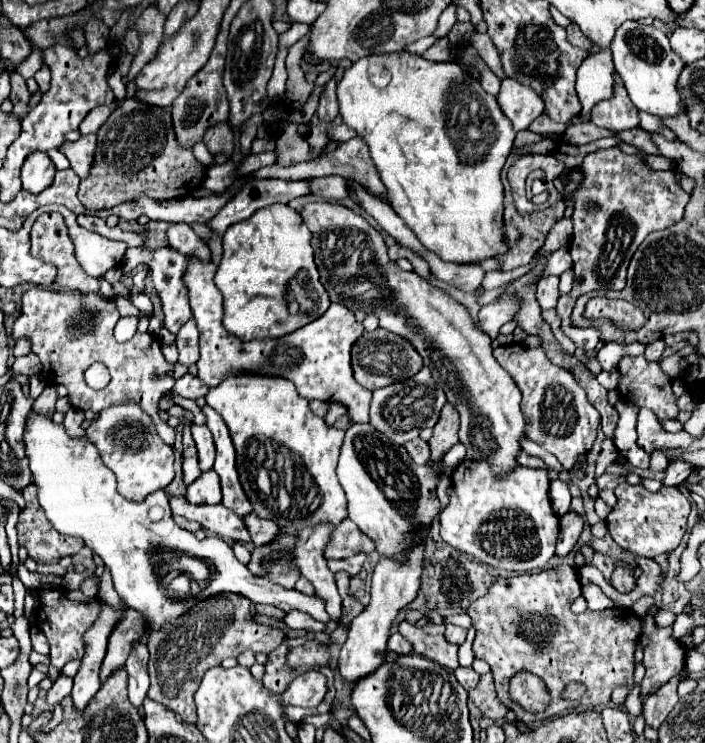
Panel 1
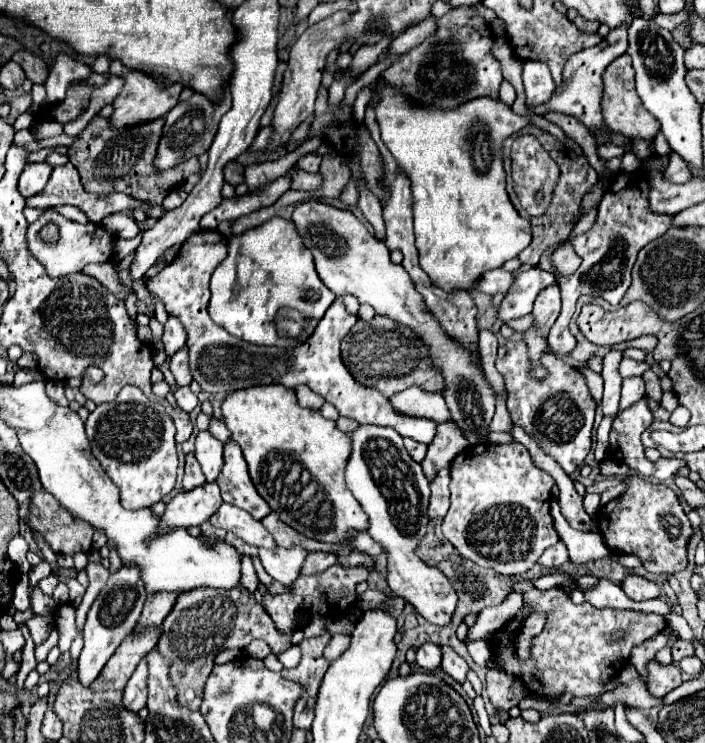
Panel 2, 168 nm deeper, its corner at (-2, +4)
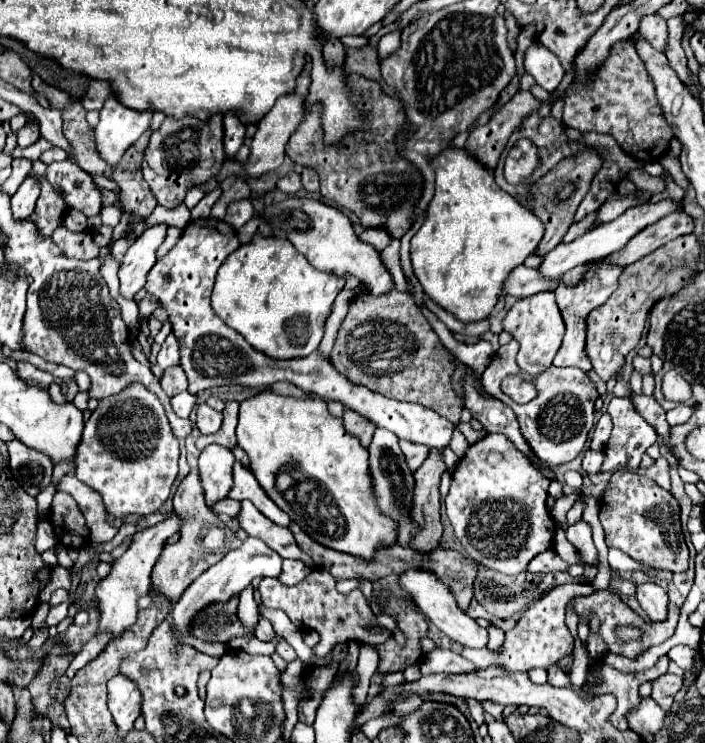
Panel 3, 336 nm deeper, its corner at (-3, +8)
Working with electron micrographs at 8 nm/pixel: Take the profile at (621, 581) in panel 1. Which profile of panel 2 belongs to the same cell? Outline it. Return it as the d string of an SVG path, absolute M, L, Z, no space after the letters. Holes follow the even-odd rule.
M626 576L626 580L622 582L622 590L636 602L644 602L644 600L652 600L660 596L660 588L658 584L642 578L642 576Z

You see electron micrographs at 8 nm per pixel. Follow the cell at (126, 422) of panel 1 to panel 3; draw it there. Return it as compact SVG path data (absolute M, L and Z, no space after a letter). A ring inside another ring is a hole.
M131 384L119 394L99 400L99 406L93 410L91 418L85 422L83 438L75 456L75 474L81 482L97 490L105 502L109 514L123 518L127 514L153 514L169 498L171 484L177 476L179 460L179 440L173 436L163 404L149 392L143 384Z

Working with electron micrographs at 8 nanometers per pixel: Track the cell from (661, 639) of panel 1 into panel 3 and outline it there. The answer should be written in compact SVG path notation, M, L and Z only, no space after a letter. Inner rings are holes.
M663 674L659 676L655 682L653 682L653 692L651 692L651 698L663 708L663 710L669 710L671 704L673 704L673 698L675 694L679 692L683 684L683 678L675 676L675 674Z

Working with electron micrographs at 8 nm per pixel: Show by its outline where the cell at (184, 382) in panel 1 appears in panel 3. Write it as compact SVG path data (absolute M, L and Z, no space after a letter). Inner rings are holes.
M189 392L177 394L177 396L171 398L171 406L173 406L173 410L175 410L177 416L187 418L195 410L195 406L197 406L197 396L189 394Z

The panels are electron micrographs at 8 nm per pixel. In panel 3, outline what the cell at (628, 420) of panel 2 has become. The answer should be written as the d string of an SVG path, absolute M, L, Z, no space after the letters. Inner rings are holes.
M613 398L607 412L611 412L613 418L613 432L603 450L605 462L601 472L617 468L637 470L643 454L657 440L655 430L637 412L637 408L633 408L629 398Z

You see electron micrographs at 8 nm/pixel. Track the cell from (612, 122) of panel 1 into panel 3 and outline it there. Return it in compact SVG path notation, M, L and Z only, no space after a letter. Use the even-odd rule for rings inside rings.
M633 40L617 42L609 58L597 68L589 86L573 86L565 98L563 124L581 132L601 132L617 140L617 144L639 162L657 162L669 150L673 132L655 98L655 88L643 68L643 60L635 52Z

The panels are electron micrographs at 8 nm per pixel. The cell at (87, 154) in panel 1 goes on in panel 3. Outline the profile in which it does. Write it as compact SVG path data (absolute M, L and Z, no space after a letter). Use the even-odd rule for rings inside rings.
M13 158L13 164L11 164L13 174L7 178L7 182L1 186L1 190L13 194L19 188L19 184L25 180L25 176L31 172L31 164L33 162L29 162L27 158Z

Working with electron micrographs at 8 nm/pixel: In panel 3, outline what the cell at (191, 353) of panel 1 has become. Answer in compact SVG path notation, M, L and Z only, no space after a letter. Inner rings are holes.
M179 364L165 370L165 374L161 378L161 388L167 392L167 396L175 396L179 392L185 392L187 386L189 386L187 376Z

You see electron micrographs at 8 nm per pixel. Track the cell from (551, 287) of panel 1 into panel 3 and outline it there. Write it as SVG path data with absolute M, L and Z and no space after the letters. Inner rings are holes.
M537 292L525 300L517 300L515 306L507 312L503 320L503 330L511 332L513 338L521 344L519 354L517 354L517 364L519 368L529 374L529 376L539 376L553 364L555 352L561 346L565 324L561 318L561 312L555 302L555 292Z

